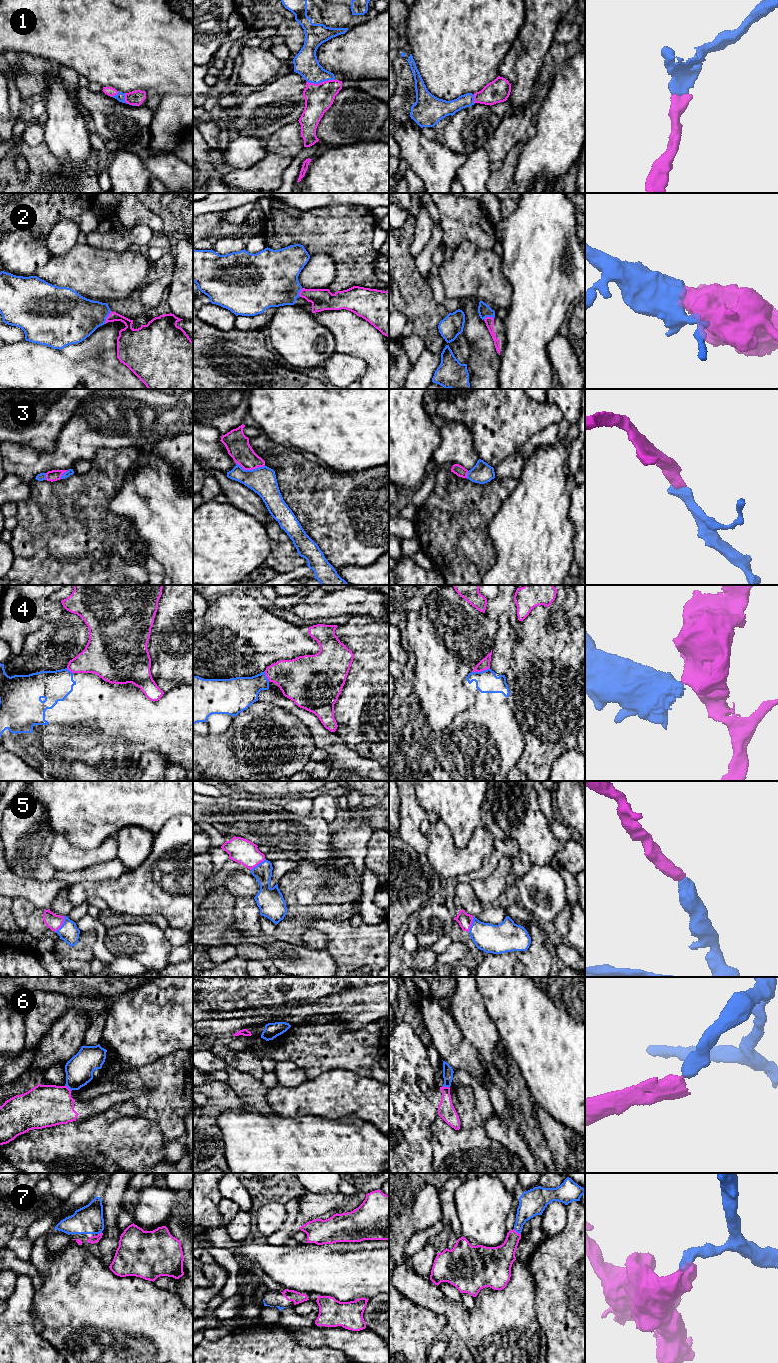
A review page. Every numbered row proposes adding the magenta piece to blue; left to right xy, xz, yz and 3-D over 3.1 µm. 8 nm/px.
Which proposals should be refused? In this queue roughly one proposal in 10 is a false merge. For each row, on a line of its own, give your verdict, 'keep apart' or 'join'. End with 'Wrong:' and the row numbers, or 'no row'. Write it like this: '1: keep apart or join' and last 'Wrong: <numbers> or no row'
1: join
2: join
3: join
4: keep apart
5: join
6: keep apart
7: join
Wrong: 4, 6

